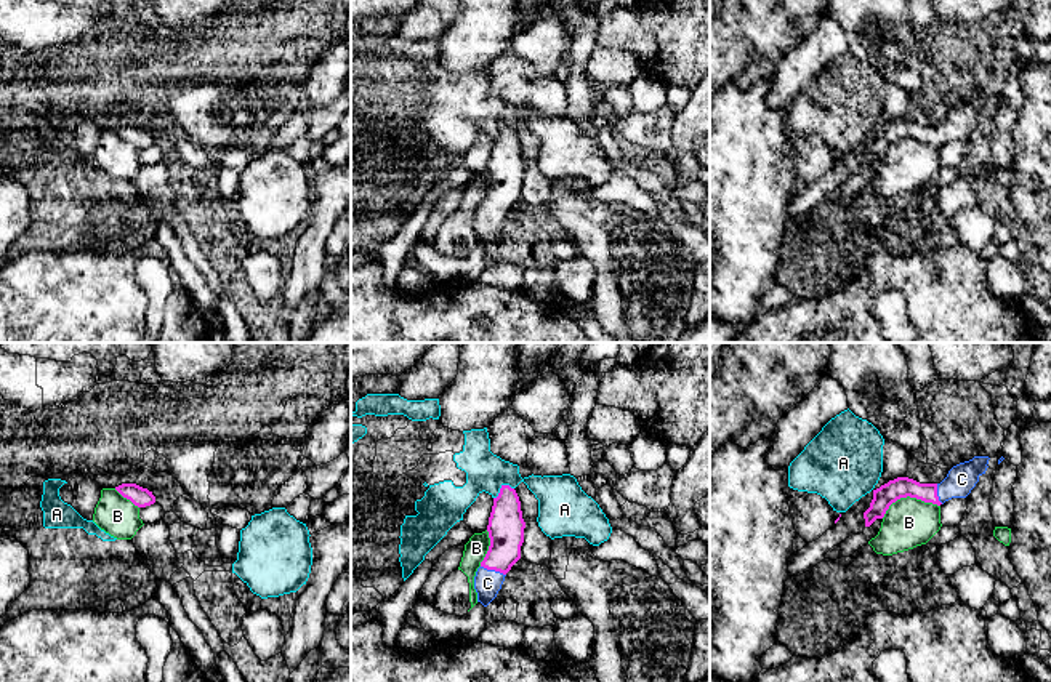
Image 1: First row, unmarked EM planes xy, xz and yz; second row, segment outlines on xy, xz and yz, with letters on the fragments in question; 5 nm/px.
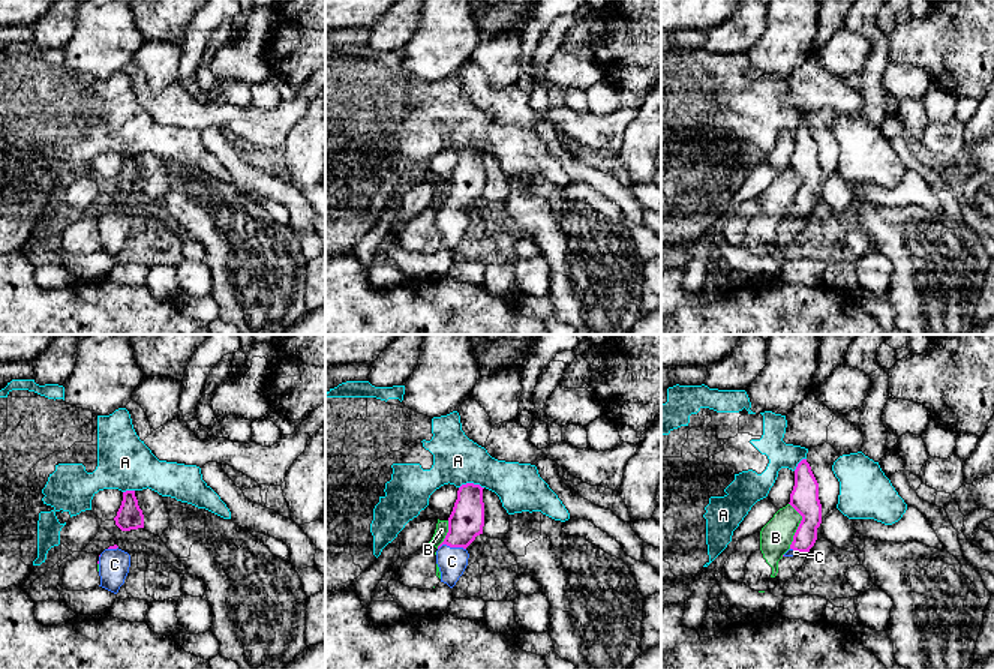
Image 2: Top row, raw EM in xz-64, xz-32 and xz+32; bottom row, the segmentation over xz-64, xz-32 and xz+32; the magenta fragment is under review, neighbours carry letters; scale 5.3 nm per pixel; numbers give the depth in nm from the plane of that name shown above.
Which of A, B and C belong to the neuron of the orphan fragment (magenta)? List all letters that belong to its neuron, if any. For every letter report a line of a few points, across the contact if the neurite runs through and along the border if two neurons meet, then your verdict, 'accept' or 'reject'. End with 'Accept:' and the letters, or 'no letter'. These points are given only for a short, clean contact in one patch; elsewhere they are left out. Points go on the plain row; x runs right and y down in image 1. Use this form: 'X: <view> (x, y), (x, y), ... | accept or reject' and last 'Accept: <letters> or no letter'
A: xz (513, 128), (503, 127), (494, 140) | reject
B: reject
C: xz (507, 167), (505, 192), (494, 210), (487, 224) | accept
Accept: C

